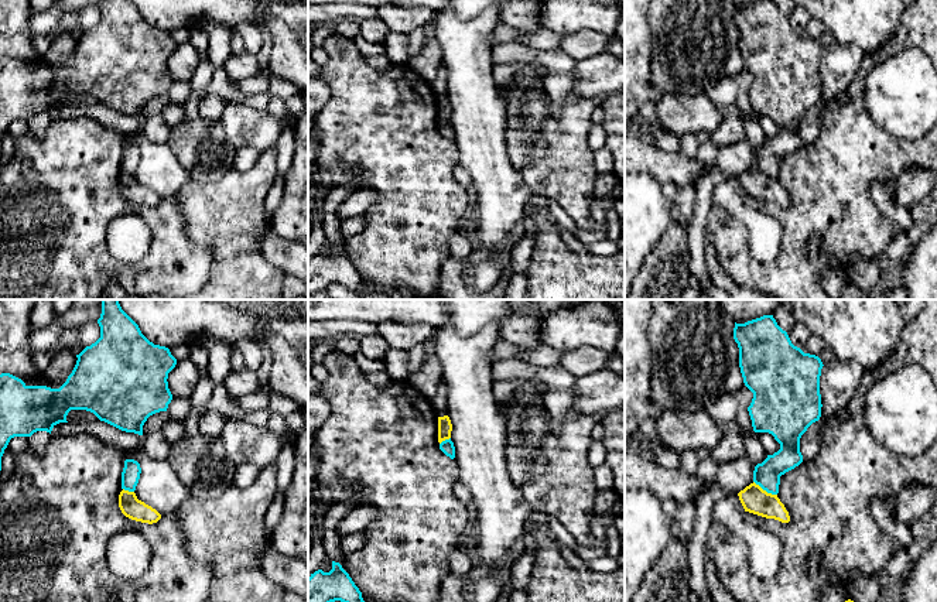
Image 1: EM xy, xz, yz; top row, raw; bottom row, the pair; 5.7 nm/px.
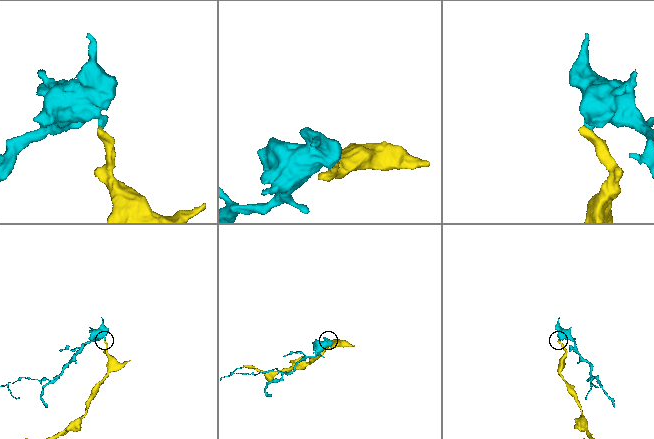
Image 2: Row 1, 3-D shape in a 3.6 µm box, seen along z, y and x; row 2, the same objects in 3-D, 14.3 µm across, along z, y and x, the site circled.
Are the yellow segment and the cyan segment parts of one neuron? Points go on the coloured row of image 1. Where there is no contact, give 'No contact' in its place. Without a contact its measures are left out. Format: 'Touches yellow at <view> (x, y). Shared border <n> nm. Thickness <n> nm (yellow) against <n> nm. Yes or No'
Touches yellow at yz (765, 491). Shared border 160 nm. Thickness 150 nm (yellow) against 150 nm. No

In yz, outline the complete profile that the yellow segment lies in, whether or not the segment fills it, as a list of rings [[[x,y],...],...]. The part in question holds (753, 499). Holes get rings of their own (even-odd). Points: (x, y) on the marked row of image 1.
[[[755,482],[738,493],[745,512],[789,523],[790,516],[777,495],[767,493]]]

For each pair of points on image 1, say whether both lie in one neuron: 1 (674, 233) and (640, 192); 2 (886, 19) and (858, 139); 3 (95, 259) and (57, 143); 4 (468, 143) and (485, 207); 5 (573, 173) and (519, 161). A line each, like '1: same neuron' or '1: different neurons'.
1: different neurons
2: different neurons
3: same neuron
4: same neuron
5: different neurons

